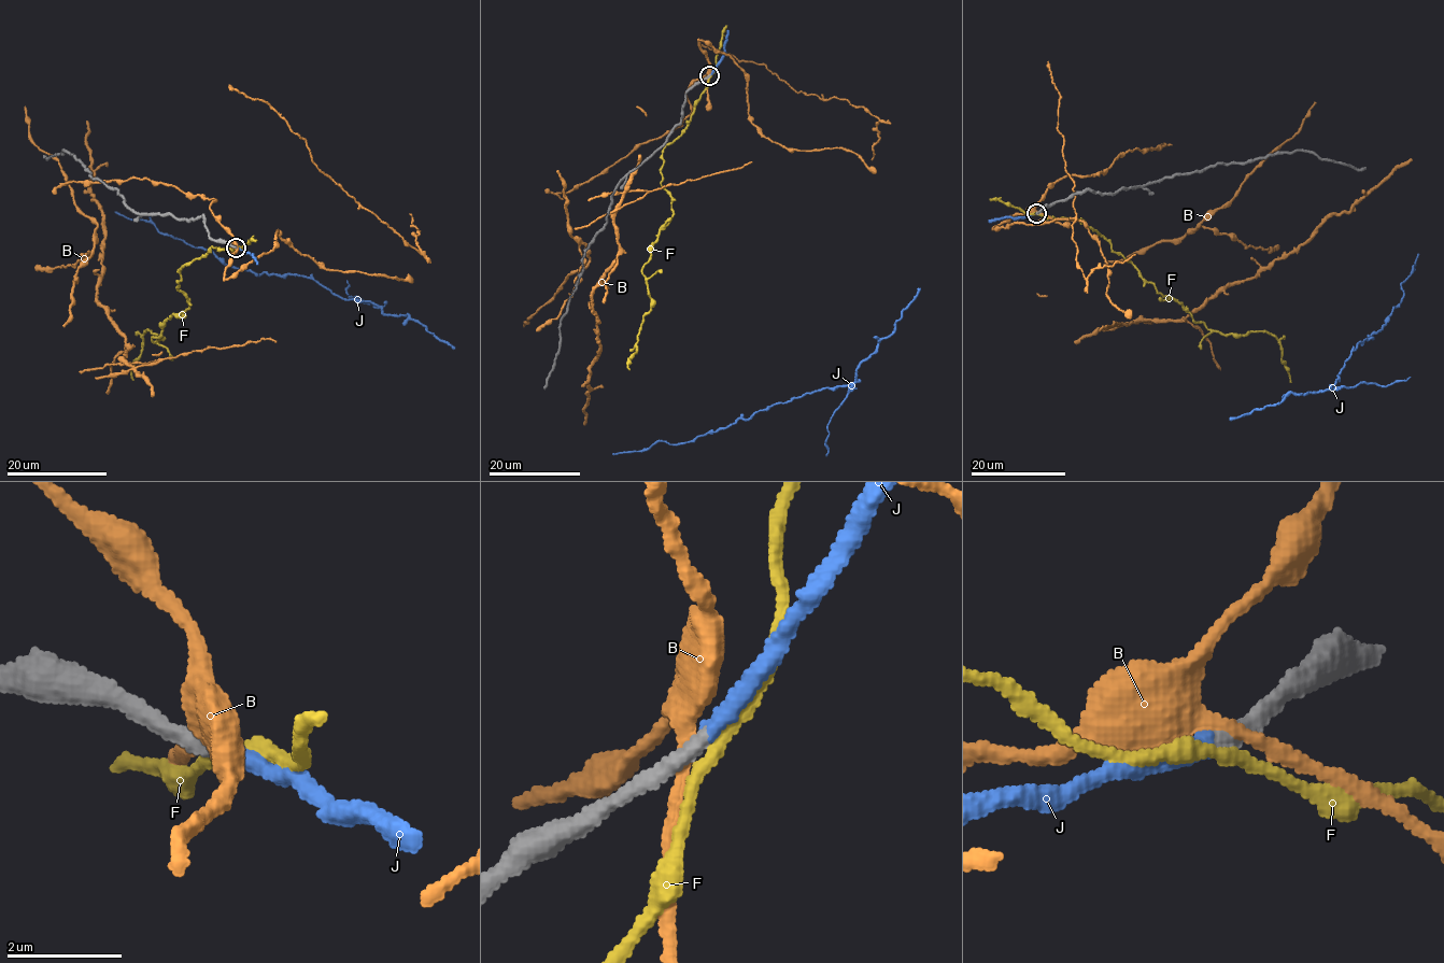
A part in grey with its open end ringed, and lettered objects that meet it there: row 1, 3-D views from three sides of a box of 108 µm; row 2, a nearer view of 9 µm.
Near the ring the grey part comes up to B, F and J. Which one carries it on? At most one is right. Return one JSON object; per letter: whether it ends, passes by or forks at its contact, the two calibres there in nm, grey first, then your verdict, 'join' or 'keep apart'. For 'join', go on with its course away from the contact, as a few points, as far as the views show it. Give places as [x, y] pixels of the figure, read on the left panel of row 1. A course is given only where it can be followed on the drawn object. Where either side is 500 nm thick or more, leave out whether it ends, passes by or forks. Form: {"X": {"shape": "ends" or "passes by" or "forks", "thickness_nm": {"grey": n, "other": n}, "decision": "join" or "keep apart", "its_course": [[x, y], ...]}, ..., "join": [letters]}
{"B": {"shape": "passes by", "thickness_nm": {"grey": 360, "other": 260}, "decision": "keep apart"}, "F": {"shape": "passes by", "thickness_nm": {"grey": 320, "other": 240}, "decision": "keep apart"}, "J": {"shape": "ends", "thickness_nm": {"grey": 320, "other": 320}, "decision": "join"}, "join": ["J"]}

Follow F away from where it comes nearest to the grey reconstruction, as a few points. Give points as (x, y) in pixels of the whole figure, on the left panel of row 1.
F: (237, 246), (182, 267), (188, 308), (158, 342), (144, 331), (133, 380)

